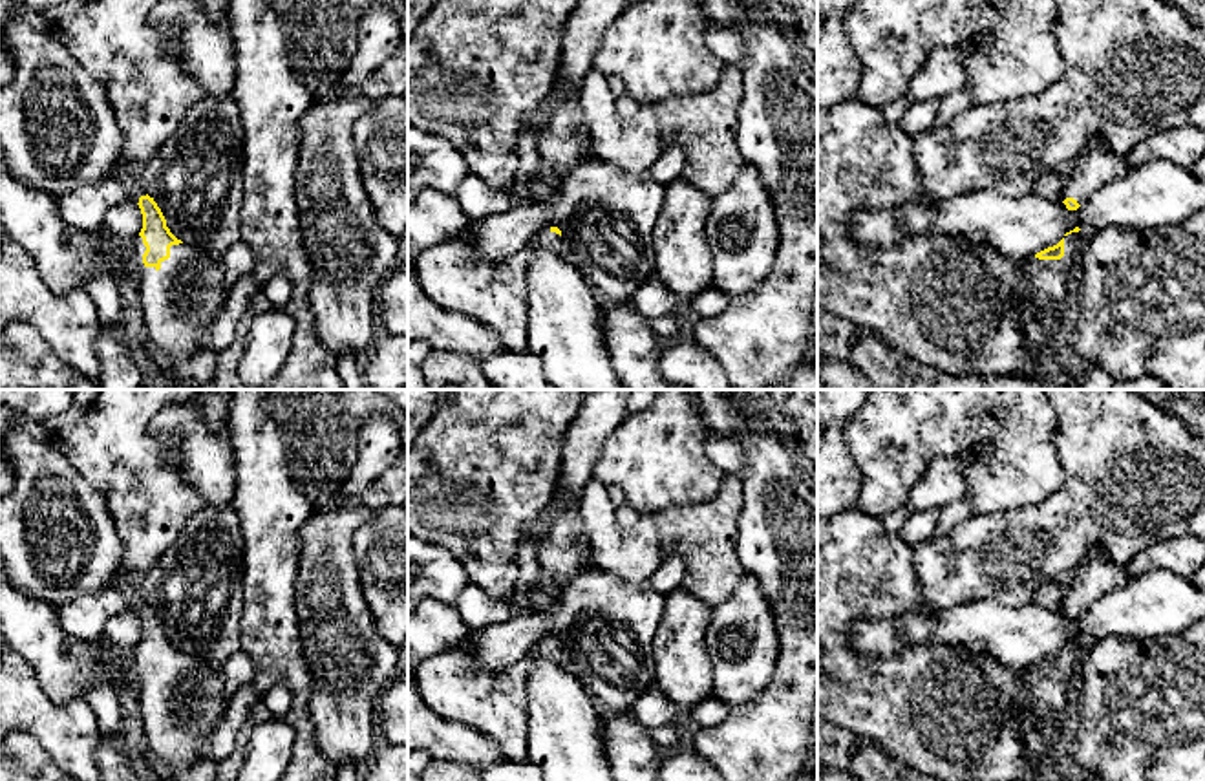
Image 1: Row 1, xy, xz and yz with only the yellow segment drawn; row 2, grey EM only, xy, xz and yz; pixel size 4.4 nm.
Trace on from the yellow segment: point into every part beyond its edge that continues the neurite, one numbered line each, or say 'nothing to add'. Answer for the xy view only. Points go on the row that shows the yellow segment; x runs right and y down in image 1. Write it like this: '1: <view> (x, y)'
1: xy (57, 130)
2: xy (178, 302)

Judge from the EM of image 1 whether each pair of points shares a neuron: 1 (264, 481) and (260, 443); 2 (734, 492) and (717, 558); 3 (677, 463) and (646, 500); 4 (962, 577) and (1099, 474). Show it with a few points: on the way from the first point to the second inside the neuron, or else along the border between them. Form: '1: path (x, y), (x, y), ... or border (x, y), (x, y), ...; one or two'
1: path (264, 472), (264, 452); one
2: path (723, 509), (717, 518), (717, 542); one
3: path (668, 472), (650, 491); one
4: path (1006, 571), (1059, 551), (1092, 518); one

